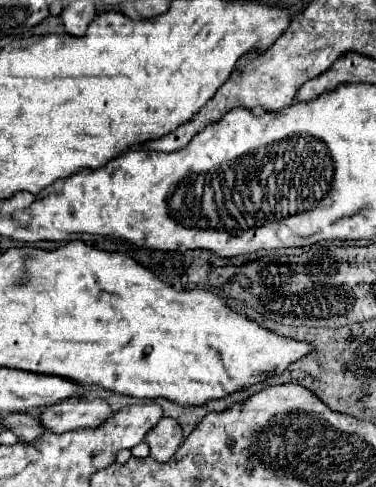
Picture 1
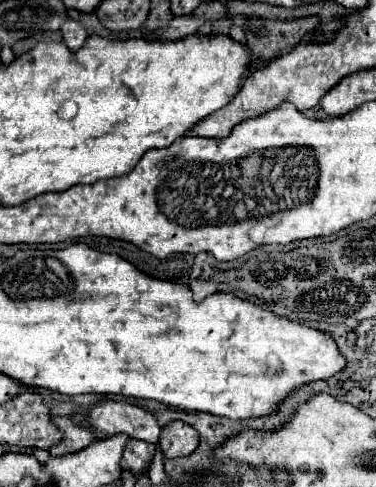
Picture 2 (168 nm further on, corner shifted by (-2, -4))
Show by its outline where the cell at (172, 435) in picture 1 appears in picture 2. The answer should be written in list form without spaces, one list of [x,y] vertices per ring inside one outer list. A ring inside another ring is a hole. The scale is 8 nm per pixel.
[[[171,421],[163,431],[161,431],[161,439],[159,439],[159,447],[161,453],[165,457],[181,457],[181,455],[189,455],[191,451],[195,451],[195,447],[199,445],[199,435],[197,431],[183,423],[183,421]]]

